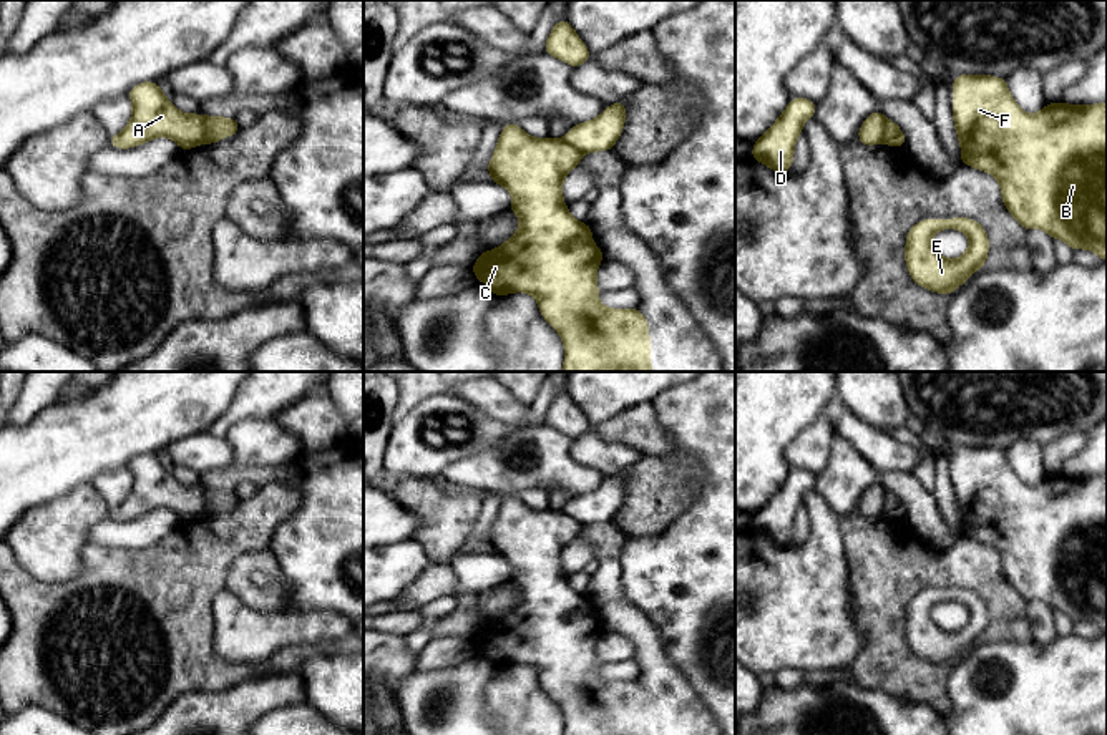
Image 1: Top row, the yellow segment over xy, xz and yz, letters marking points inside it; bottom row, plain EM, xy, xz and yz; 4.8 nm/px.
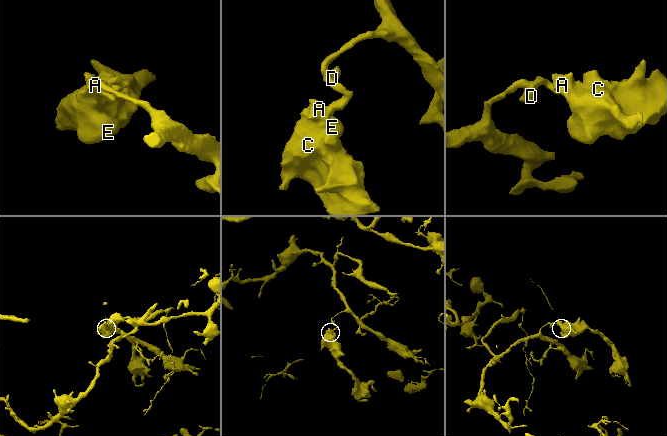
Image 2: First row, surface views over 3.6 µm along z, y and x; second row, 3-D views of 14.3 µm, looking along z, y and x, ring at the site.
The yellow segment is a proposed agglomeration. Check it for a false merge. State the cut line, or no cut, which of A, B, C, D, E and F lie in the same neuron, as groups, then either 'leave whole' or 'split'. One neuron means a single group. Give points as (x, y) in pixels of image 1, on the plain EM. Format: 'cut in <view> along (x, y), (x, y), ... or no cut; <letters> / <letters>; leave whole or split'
cut in xy along (201, 488), (208, 513); A B C E F / D; split

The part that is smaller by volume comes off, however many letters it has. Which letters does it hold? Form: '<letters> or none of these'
A, B, C, E, F

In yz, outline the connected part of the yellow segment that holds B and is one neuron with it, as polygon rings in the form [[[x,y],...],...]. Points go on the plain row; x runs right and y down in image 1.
[[[959,446],[953,451],[953,493],[961,516],[961,536],[992,546],[1001,556],[1002,576],[1029,602],[1039,599],[1070,621],[1089,621],[1107,632],[1107,473],[1099,476],[1047,475],[1039,484],[1024,484],[1007,461],[1007,451],[989,446]]]

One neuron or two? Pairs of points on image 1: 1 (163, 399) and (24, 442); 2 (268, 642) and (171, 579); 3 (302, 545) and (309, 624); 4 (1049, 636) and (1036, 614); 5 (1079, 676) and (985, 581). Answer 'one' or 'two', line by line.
1: one
2: two
3: two
4: one
5: two

